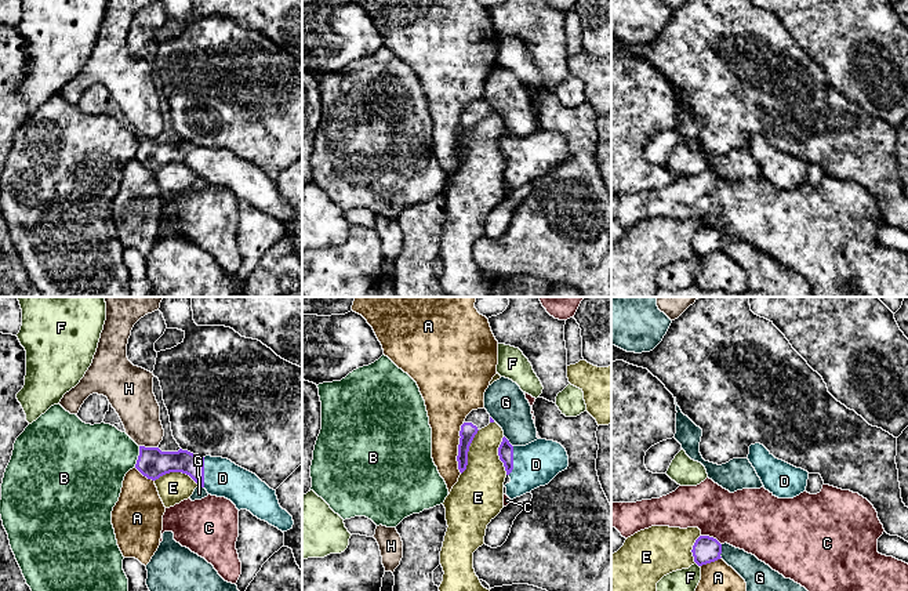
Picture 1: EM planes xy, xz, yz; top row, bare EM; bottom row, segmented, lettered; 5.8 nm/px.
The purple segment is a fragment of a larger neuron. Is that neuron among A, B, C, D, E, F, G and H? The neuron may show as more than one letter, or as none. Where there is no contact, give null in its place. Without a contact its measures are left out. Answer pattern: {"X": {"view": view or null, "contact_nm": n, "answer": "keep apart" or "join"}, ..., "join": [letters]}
{"A": {"view": "xz", "contact_nm": 300, "answer": "keep apart"}, "B": {"view": "xy", "contact_nm": 130, "answer": "keep apart"}, "C": {"view": "yz", "contact_nm": 130, "answer": "keep apart"}, "D": {"view": "xy", "contact_nm": 180, "answer": "join"}, "E": {"view": "xy", "contact_nm": 260, "answer": "keep apart"}, "F": {"view": "yz", "contact_nm": 40, "answer": "keep apart"}, "G": {"view": "yz", "contact_nm": 80, "answer": "keep apart"}, "H": {"view": "xy", "contact_nm": 110, "answer": "keep apart"}, "join": ["D"]}

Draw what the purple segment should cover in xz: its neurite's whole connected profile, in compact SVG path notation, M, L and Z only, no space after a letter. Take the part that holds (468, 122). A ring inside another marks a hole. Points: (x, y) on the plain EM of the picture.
M483 98L483 99L472 101L466 106L464 115L461 116L461 122L460 122L461 128L460 128L458 146L457 146L458 160L461 164L466 160L468 142L475 126L477 124L479 120L487 117L490 113L494 113L494 110Z

